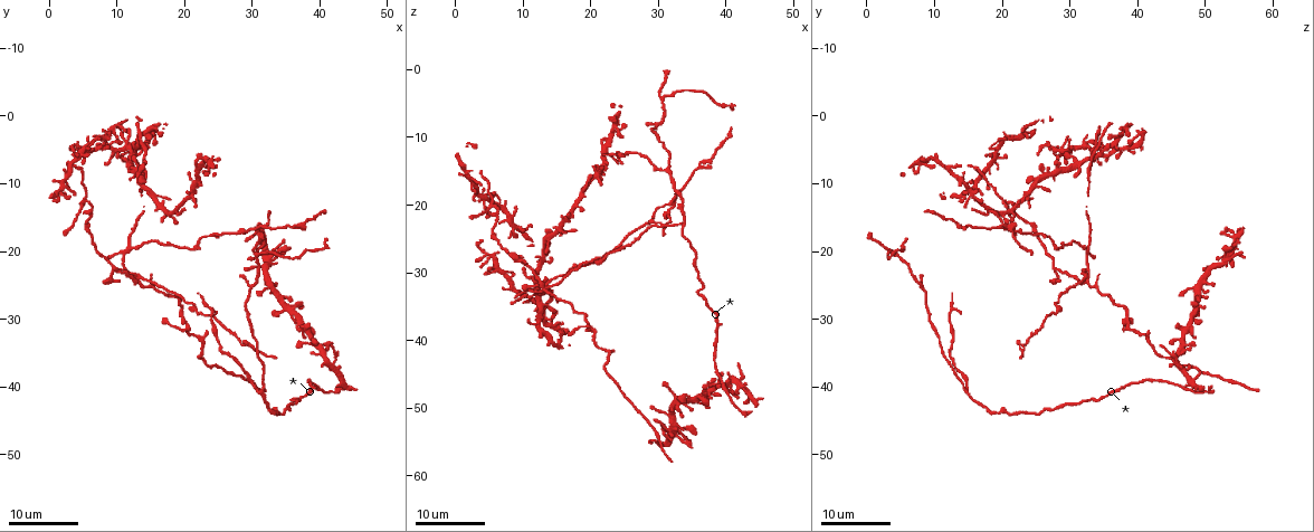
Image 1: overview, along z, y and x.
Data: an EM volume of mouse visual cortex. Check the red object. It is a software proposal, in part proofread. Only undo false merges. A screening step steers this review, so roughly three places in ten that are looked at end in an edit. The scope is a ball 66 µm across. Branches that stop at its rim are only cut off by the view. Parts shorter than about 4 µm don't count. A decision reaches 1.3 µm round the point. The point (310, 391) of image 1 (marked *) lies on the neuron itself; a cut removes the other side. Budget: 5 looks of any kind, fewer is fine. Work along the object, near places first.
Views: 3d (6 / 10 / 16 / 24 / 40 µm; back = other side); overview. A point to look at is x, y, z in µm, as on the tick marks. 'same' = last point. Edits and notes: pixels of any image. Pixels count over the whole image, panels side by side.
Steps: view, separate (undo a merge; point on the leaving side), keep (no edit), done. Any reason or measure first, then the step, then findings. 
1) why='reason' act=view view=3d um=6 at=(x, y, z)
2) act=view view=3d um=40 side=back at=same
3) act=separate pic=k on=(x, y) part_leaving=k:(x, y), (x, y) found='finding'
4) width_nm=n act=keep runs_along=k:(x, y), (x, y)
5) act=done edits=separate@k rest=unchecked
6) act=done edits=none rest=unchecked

why='four or more arms meet' act=view view=3d um=16 at=(12.5, 24.5, 32.5)

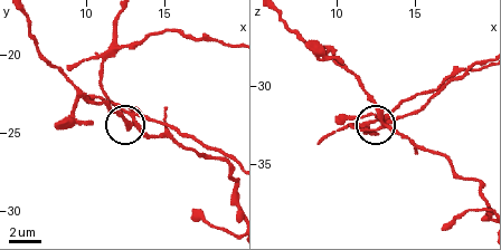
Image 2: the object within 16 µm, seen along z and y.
act=view view=3d um=10 at=(13.0, 24.6, 32.2)

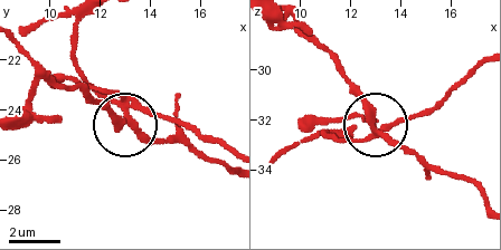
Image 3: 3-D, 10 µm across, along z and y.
arms=5 act=separate pic=3 on=(349, 115) part_leaving=3:(376, 131), (431, 111), (482, 64) found='a second neuron is stuck on'

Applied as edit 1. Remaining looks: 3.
act=view view=overview

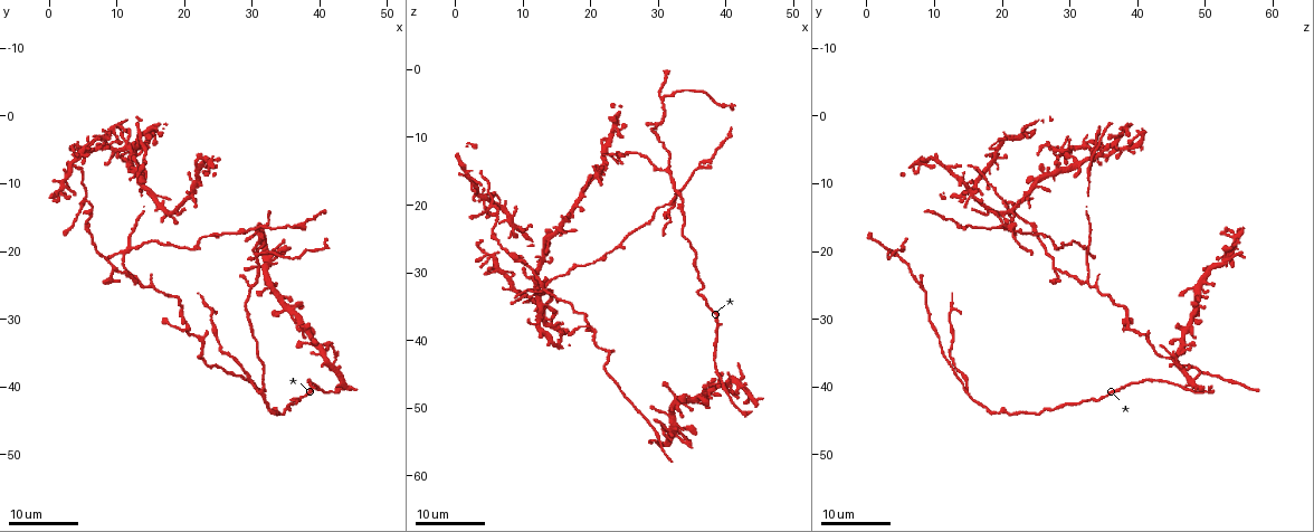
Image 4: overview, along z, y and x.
why='branch point' act=view view=3d um=24 at=(12.0, 19.0, 33.0)

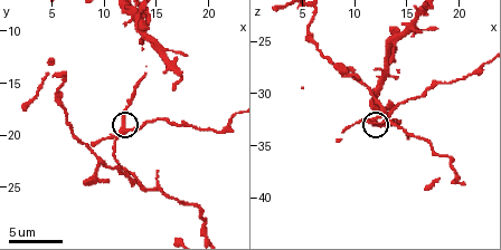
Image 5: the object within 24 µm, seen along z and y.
act=view view=3d um=10 at=same

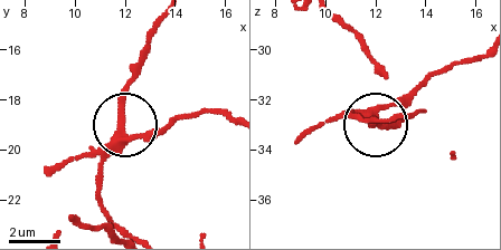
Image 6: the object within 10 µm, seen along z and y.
width_nm=290 act=separate pic=6 on=(150, 137) part_leaving=6:(119, 142), (161, 134), (187, 117), (232, 113) found='a second neuron is stuck on'

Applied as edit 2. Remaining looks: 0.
act=done edits=separate@3,separate@6 rest=unchecked

